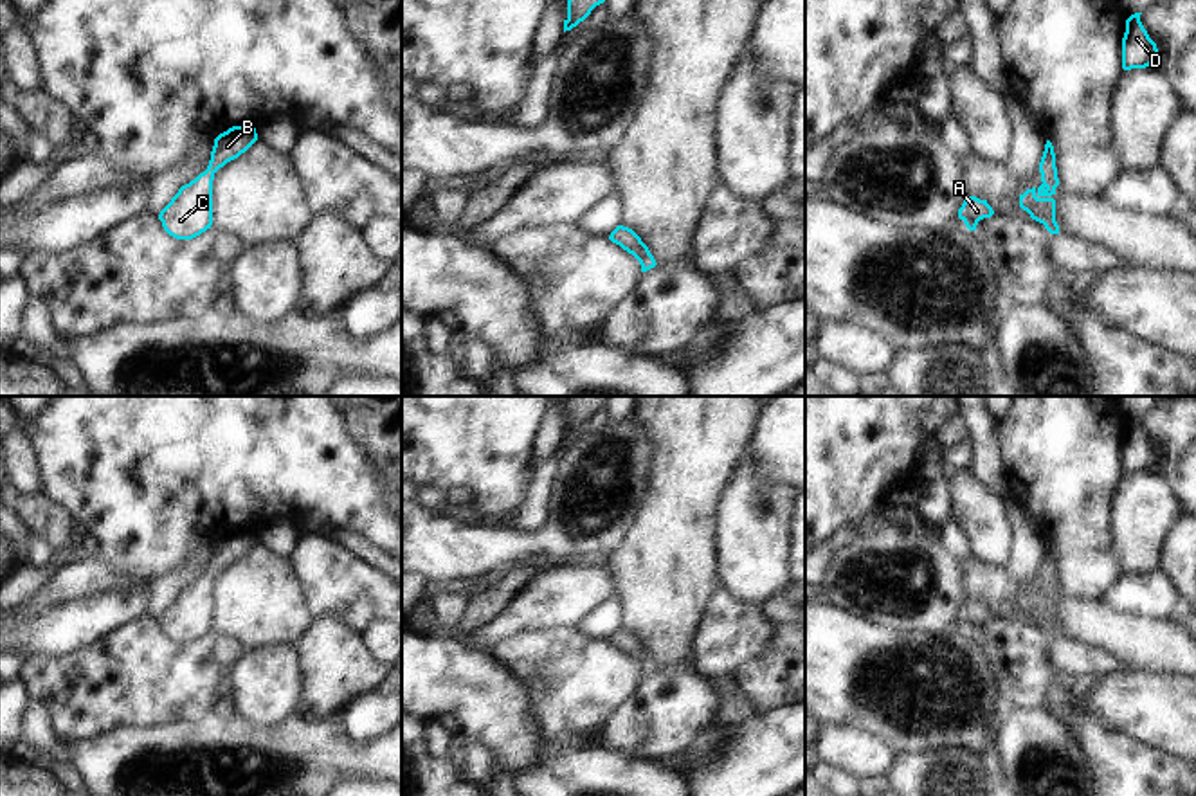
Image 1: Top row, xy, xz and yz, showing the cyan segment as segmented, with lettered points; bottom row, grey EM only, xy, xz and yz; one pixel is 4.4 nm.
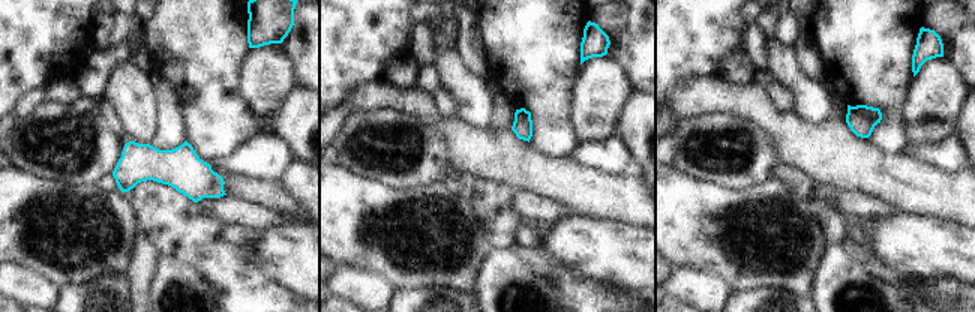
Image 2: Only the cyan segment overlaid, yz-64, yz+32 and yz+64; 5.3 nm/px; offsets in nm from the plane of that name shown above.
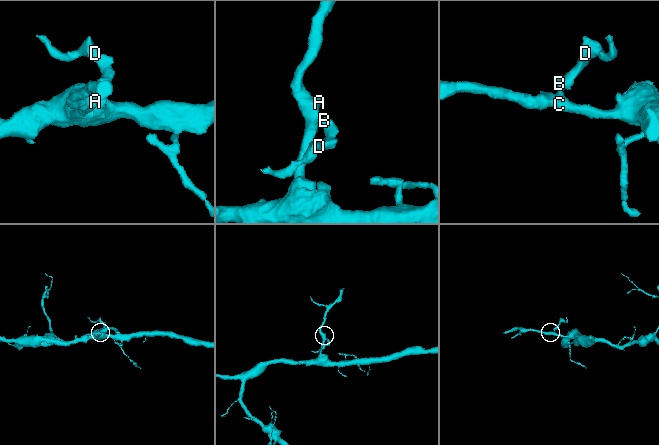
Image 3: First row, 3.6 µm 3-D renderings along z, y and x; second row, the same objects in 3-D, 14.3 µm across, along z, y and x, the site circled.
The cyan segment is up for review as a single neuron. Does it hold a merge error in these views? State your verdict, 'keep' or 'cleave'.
keep

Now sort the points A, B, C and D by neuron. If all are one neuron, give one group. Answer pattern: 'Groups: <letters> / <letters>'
Groups: A B C D

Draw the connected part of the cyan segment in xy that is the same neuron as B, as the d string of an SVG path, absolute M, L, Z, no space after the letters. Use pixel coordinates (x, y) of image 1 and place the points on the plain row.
M232 529L214 542L207 573L182 589L159 618L169 639L193 643L211 632L214 576L245 556L256 544L258 537L254 529Z

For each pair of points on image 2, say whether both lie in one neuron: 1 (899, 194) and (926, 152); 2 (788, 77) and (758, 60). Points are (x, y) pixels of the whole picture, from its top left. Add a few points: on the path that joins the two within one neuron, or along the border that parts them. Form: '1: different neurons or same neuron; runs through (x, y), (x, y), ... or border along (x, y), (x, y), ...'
1: different neurons; border along (911, 155), (953, 173)
2: different neurons; border along (765, 38), (765, 57), (770, 71)

